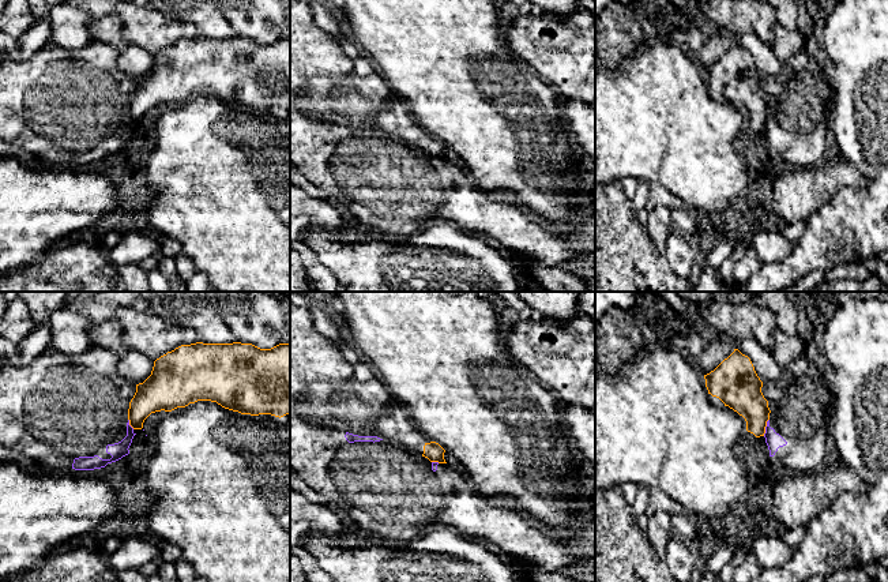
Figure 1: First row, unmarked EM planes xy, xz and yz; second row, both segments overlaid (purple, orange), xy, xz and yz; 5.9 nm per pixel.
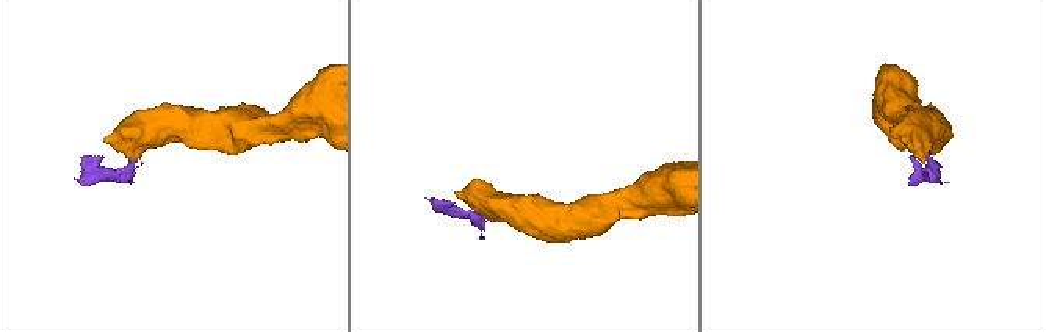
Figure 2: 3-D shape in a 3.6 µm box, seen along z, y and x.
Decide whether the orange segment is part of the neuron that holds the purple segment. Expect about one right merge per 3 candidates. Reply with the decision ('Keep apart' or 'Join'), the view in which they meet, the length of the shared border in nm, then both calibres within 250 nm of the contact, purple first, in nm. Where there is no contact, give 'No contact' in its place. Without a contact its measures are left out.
Keep apart. Touches purple in yz. Shared border 110 nm. Thickness 100 nm (purple) against 220 nm

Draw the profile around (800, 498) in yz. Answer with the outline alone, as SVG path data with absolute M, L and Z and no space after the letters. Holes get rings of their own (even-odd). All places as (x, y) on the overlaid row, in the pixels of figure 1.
M840 463L814 472L786 472L772 489L772 512L786 527L808 526L843 493L858 495L866 489L851 468Z

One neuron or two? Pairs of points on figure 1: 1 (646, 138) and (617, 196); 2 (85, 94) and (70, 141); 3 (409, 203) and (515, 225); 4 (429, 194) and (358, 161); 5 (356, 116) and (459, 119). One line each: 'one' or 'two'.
1: two
2: one
3: one
4: one
5: two

